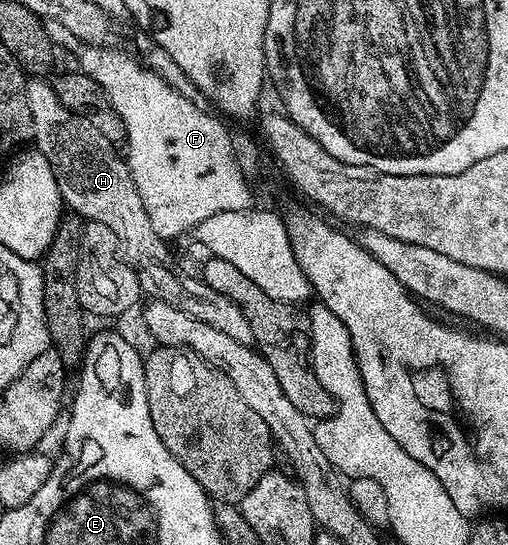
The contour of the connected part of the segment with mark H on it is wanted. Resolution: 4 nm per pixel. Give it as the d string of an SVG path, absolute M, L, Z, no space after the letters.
M31 77L27 80L27 100L29 101L29 113L33 117L34 150L39 151L53 165L53 173L57 177L57 189L61 189L61 197L64 204L74 214L84 220L109 225L113 233L117 233L119 253L123 260L137 273L140 292L151 299L160 299L169 305L177 305L181 313L189 313L189 317L197 317L199 321L205 321L207 325L213 325L221 333L229 333L238 343L250 344L251 323L245 317L245 313L229 297L217 293L217 289L209 289L202 279L185 277L178 264L176 256L171 255L168 240L161 238L149 221L149 213L145 213L145 205L141 201L141 193L137 193L137 185L133 185L131 171L127 168L127 160L122 154L114 155L113 145L96 129L90 121L85 121L77 113L65 109L61 105L61 97L57 97L54 86L46 78Z

